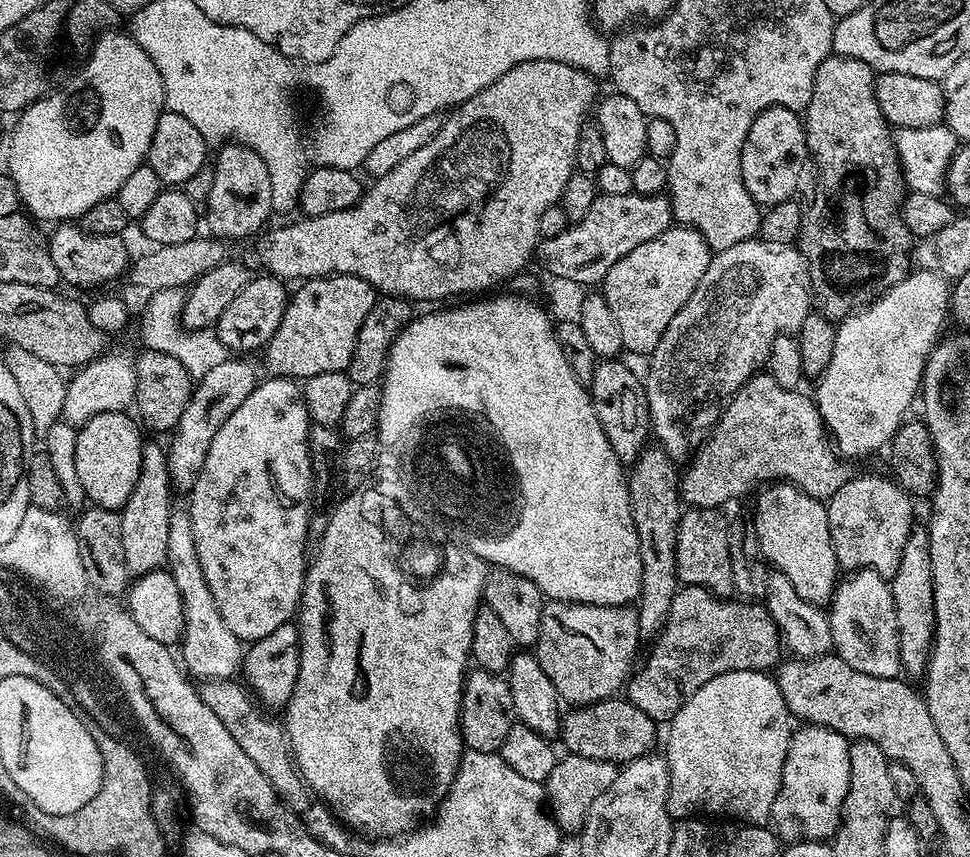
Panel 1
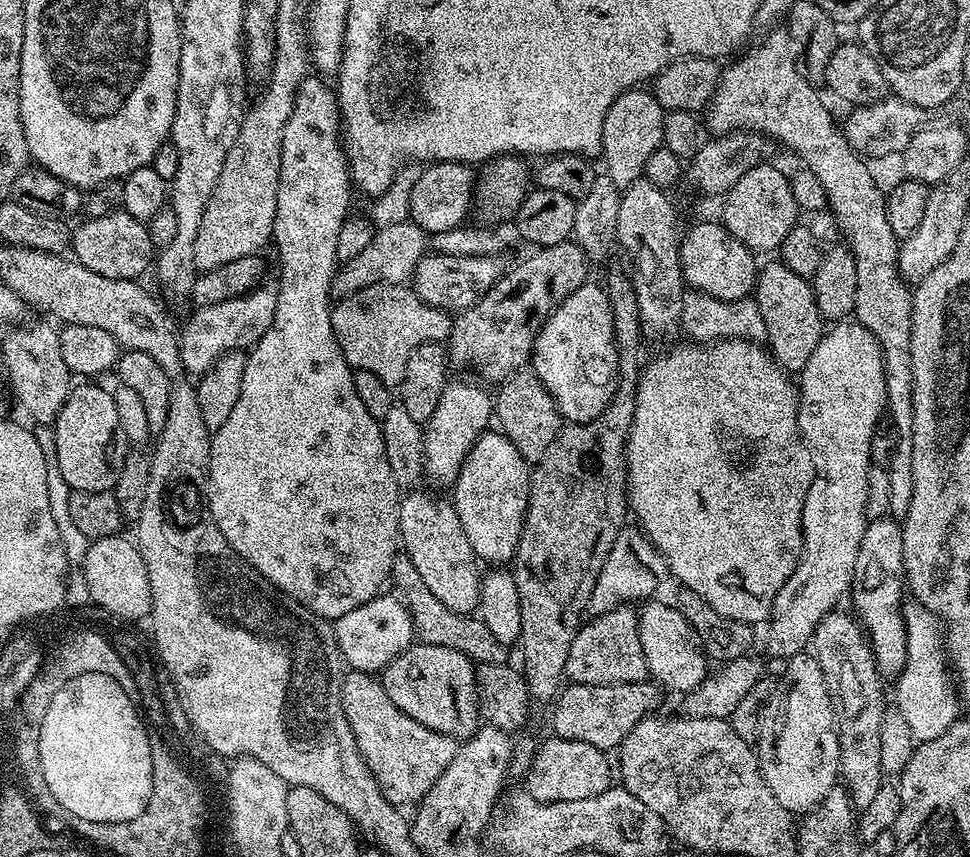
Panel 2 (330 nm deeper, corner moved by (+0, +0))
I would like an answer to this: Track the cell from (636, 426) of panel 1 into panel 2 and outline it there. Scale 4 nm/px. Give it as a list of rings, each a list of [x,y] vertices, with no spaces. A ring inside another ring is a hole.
[[[586,283],[556,305],[536,336],[530,368],[554,398],[565,421],[585,424],[602,414],[616,389],[618,362],[610,302],[601,285]]]

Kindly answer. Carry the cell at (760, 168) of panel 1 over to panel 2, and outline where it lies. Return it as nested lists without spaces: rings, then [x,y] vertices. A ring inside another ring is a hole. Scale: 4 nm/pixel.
[[[763,162],[753,169],[746,170],[738,182],[729,189],[724,197],[724,229],[738,242],[742,242],[753,253],[775,253],[786,234],[798,223],[798,209],[791,193],[789,177],[780,168],[775,168],[772,162]]]

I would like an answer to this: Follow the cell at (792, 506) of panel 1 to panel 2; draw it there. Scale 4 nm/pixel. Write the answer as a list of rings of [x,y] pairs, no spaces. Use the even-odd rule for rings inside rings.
[[[717,339],[715,344],[697,344],[695,342],[683,342],[684,344],[676,344],[673,348],[668,348],[665,352],[660,352],[652,361],[643,365],[640,373],[640,381],[638,382],[638,394],[636,395],[636,405],[634,406],[634,422],[630,426],[630,434],[628,435],[628,446],[626,449],[626,467],[628,469],[628,507],[631,515],[636,515],[635,523],[639,525],[648,541],[652,543],[663,556],[664,561],[668,564],[668,571],[673,577],[677,576],[681,580],[684,588],[694,590],[694,594],[698,594],[706,603],[711,606],[717,614],[724,616],[727,620],[741,620],[743,624],[753,626],[763,625],[768,617],[772,615],[772,603],[778,594],[781,586],[790,578],[790,574],[794,574],[801,567],[802,556],[800,560],[800,551],[804,548],[804,499],[808,496],[808,491],[812,488],[812,483],[818,480],[818,464],[814,459],[814,453],[800,434],[798,426],[798,410],[800,409],[800,397],[798,395],[797,385],[794,383],[793,377],[785,372],[771,355],[761,345],[753,344],[751,340],[726,340]]]

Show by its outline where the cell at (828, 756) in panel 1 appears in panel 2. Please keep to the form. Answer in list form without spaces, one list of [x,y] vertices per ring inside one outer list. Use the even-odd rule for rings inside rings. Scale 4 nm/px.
[[[807,651],[787,657],[784,677],[763,707],[758,755],[770,794],[787,812],[807,814],[817,808],[840,780],[840,747],[826,678],[816,657]]]

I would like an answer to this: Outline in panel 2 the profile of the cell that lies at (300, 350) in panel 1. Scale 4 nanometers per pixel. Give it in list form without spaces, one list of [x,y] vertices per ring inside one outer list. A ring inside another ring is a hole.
[[[404,284],[366,286],[353,296],[343,297],[332,310],[332,329],[346,362],[354,370],[370,370],[393,390],[404,381],[410,353],[423,344],[447,341],[452,322],[453,317],[443,308],[422,302]]]

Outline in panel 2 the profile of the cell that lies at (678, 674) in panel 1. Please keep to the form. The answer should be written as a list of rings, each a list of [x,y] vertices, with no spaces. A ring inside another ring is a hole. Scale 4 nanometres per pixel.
[[[641,682],[639,684],[573,684],[561,687],[555,697],[552,708],[551,731],[562,738],[570,738],[574,742],[586,742],[595,748],[605,750],[619,749],[620,744],[634,730],[638,722],[642,722],[649,714],[655,713],[660,704],[661,689],[652,682]]]

